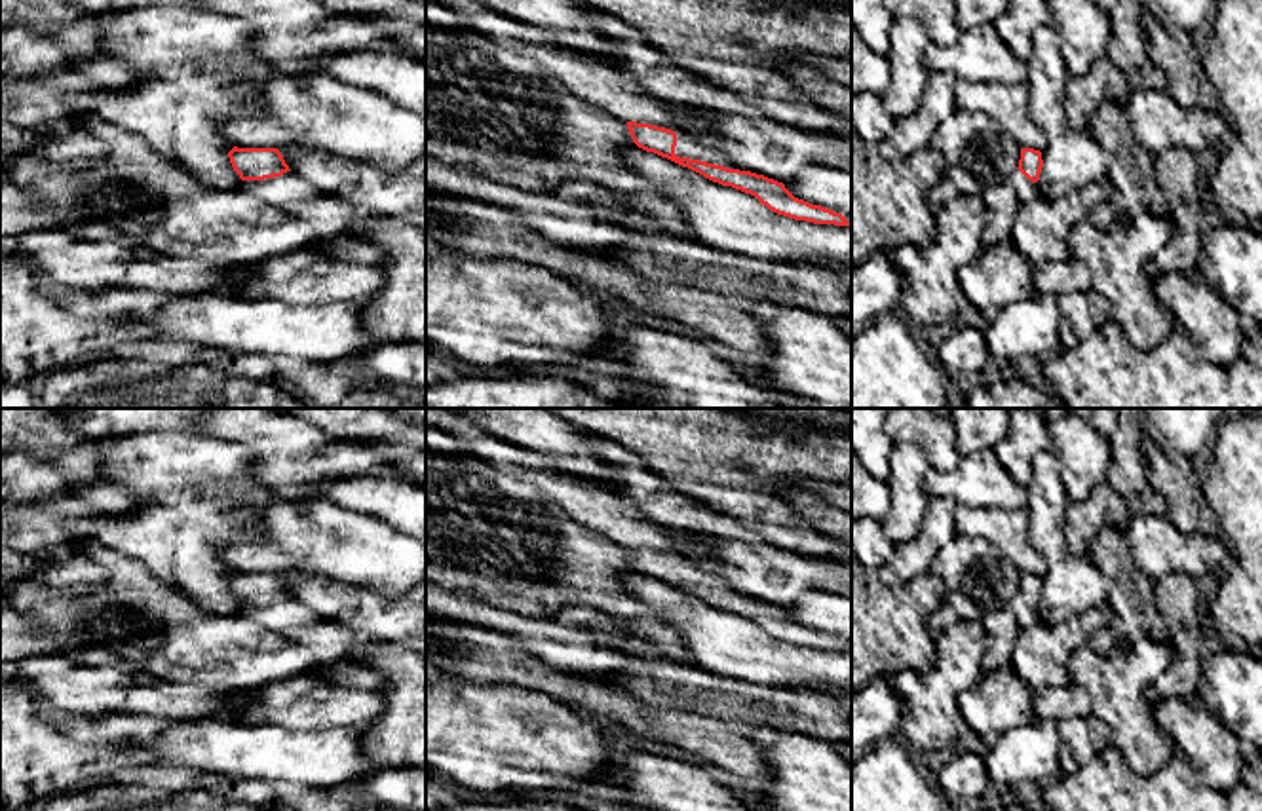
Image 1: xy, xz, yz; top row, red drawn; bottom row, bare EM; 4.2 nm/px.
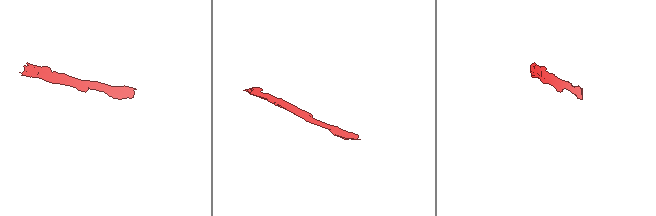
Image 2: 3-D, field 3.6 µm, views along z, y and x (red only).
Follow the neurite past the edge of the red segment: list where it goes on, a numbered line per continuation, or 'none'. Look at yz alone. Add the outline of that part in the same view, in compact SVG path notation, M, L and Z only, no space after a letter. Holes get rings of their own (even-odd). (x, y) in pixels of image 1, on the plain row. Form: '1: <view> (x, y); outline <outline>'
1: yz (1027, 616); outline M1015 594L1005 608L1015 615L1021 631L1042 623L1038 608L1028 606L1019 594Z

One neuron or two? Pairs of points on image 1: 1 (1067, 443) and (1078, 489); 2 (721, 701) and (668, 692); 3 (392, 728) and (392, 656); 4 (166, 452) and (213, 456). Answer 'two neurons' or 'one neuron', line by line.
1: one neuron
2: one neuron
3: one neuron
4: one neuron

